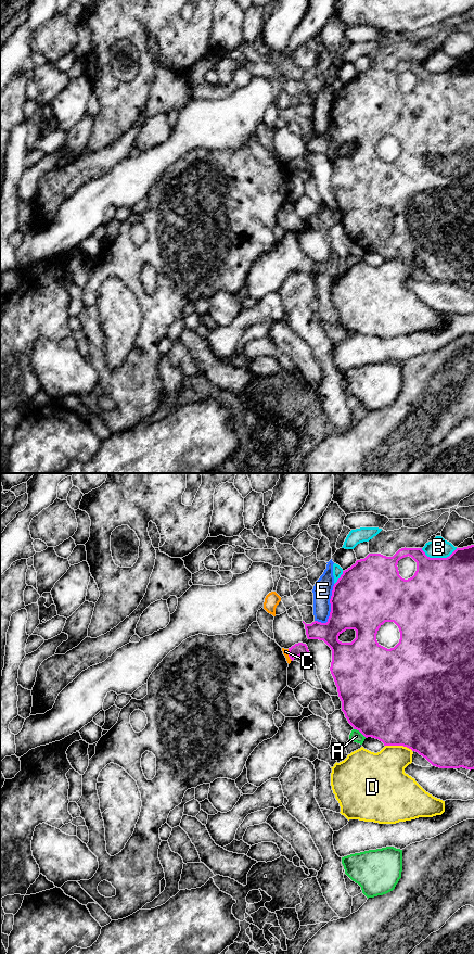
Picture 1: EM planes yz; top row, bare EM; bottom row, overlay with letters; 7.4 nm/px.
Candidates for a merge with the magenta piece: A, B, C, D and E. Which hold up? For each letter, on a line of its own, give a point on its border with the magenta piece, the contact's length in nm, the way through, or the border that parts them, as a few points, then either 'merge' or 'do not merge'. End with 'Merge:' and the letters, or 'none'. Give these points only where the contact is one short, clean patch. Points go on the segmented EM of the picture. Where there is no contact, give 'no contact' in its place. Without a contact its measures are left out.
A: meets magenta in yz at (360, 732); contact 120 nm long; do not merge
B: meets magenta in yz at (438, 558); contact 280 nm long; do not merge
C: meets magenta in yz at (289, 654); contact 90 nm long; border along yz (287, 649), (287, 656), (292, 660); do not merge
D: meets magenta in yz at (399, 745); contact 220 nm long; border along yz (385, 745), (402, 745), (412, 750); do not merge
E: meets magenta in yz at (331, 609); contact 320 nm long; do not merge
Merge: none

